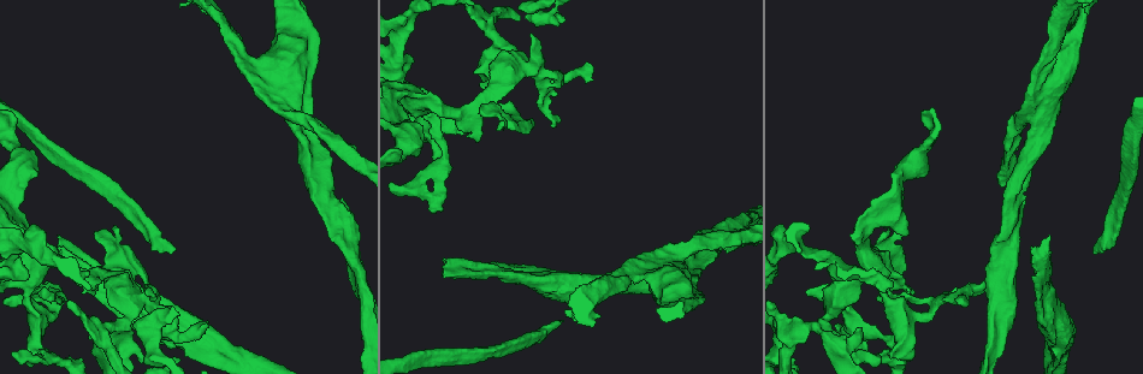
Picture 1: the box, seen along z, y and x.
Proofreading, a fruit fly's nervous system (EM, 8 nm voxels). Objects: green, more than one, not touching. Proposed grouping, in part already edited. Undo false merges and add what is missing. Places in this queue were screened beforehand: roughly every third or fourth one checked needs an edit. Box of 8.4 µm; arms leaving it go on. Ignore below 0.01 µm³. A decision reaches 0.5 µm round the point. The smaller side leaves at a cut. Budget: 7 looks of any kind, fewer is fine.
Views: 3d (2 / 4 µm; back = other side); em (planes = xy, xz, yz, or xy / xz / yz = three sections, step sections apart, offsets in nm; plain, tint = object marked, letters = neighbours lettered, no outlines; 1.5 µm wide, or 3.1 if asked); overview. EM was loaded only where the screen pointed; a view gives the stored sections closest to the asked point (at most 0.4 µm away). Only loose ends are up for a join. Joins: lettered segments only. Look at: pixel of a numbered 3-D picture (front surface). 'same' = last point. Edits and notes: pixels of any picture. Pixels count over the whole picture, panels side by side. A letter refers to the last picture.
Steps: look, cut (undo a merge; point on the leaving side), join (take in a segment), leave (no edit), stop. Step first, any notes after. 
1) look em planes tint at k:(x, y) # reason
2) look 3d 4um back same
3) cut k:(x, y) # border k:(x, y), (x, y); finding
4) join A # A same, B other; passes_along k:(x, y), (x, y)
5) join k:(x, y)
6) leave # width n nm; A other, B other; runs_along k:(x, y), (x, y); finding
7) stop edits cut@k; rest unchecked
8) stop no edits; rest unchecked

look 3d 4um at 1:(645, 274) # thick turns thin

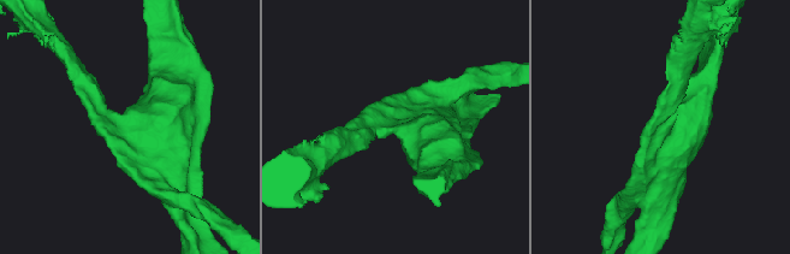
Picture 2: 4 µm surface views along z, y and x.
look em 3.1um planes plain at 2:(128, 135)

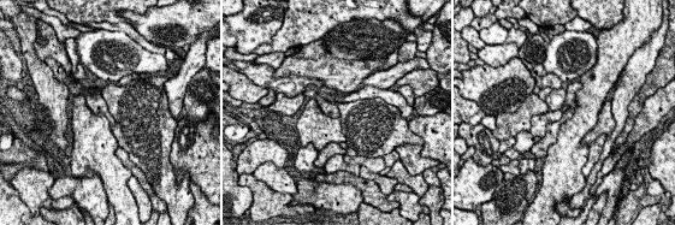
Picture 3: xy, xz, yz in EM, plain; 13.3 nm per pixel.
look em 3.1um planes letters same

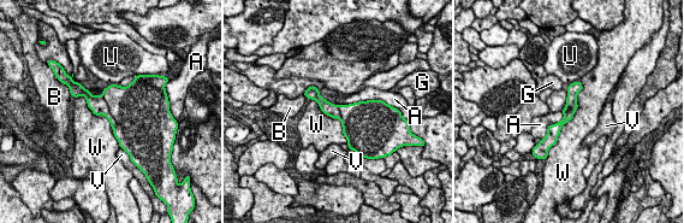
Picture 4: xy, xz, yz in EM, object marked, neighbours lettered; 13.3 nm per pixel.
cut 4:(97, 105) # A other, B other, G other, U other, V other, W other; border 4:(102, 95), (116, 122), (113, 128); a second neuron is stuck on

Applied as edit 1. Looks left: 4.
look overview

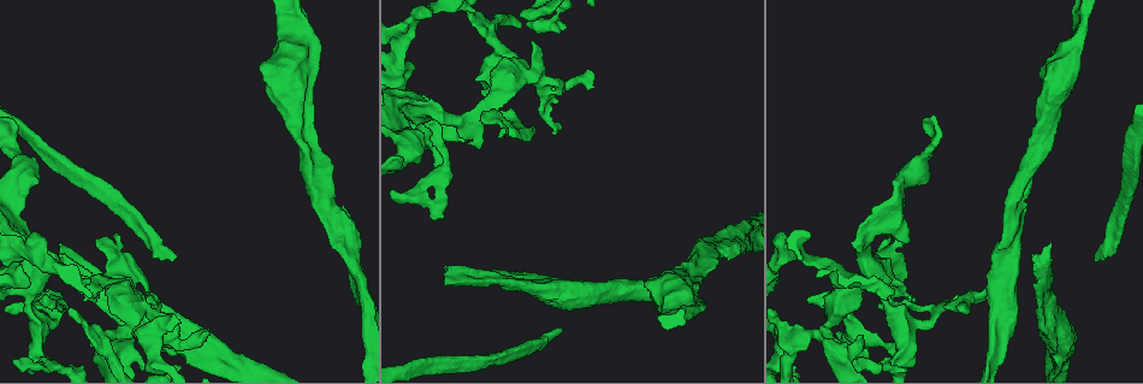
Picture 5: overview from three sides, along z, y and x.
look em planes letters at 5:(716, 263) # branch stops here

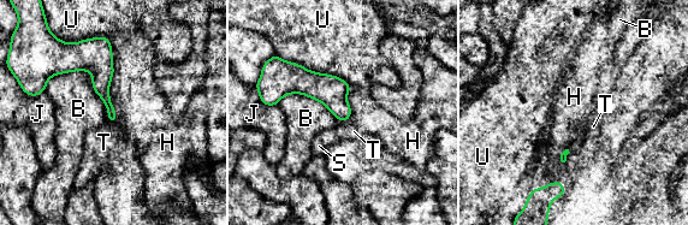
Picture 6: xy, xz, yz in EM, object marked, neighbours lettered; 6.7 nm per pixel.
leave # B other, H other, J other, S other, T other, U other; border 6:(108, 39), (114, 73); no lettered segment goes on from it

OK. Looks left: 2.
look em planes letters at 5:(175, 257) # branch stops here

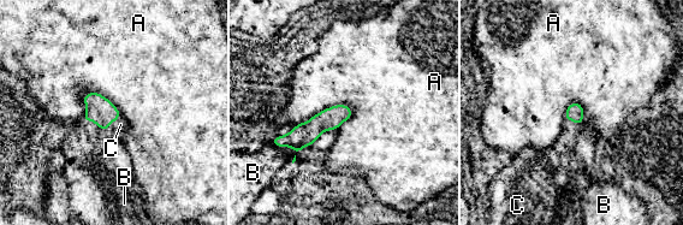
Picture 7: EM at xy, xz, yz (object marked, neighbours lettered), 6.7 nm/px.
join 7:(120, 124) # A other, B other, C same; passes_along 7:(101, 111), (117, 118), (120, 124); it goes on there

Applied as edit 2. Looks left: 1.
stop edits cut@4, join@7; rest unchecked

